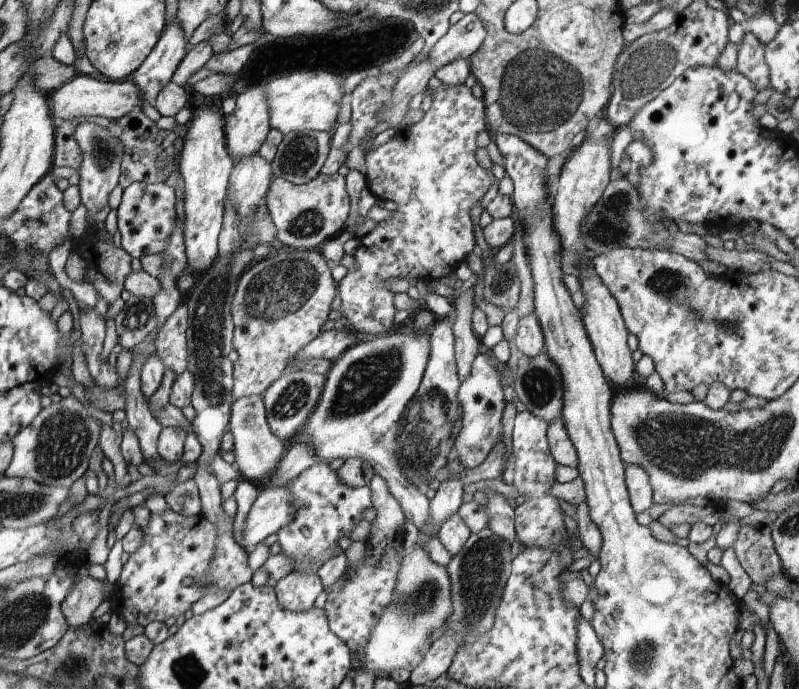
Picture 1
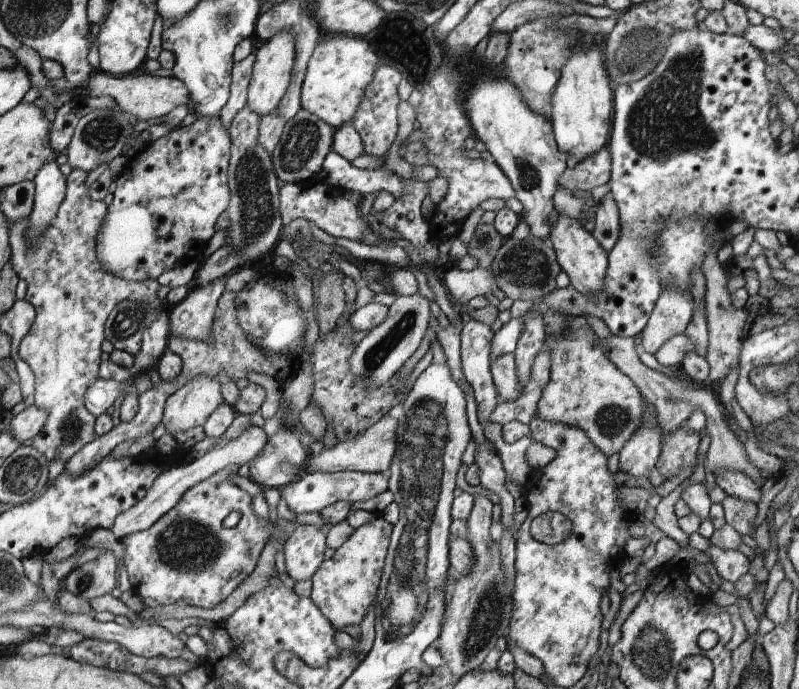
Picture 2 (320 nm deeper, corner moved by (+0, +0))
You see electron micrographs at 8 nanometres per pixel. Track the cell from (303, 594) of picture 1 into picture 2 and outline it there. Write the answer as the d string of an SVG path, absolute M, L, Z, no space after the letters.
M297 523L283 548L284 568L296 582L308 580L324 561L327 535L322 526Z

